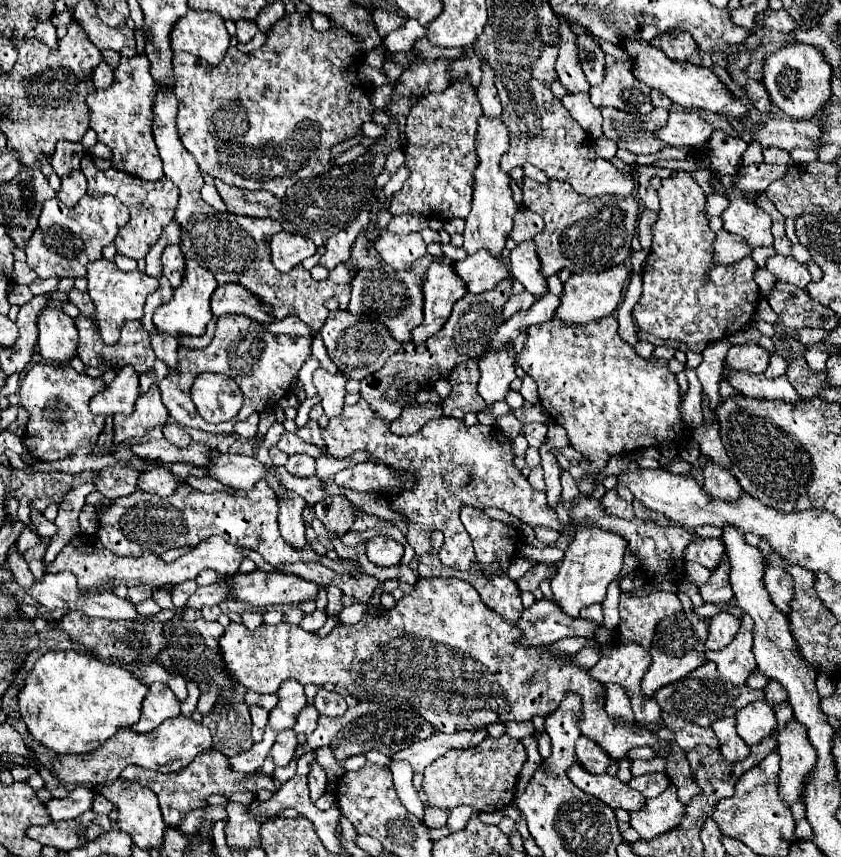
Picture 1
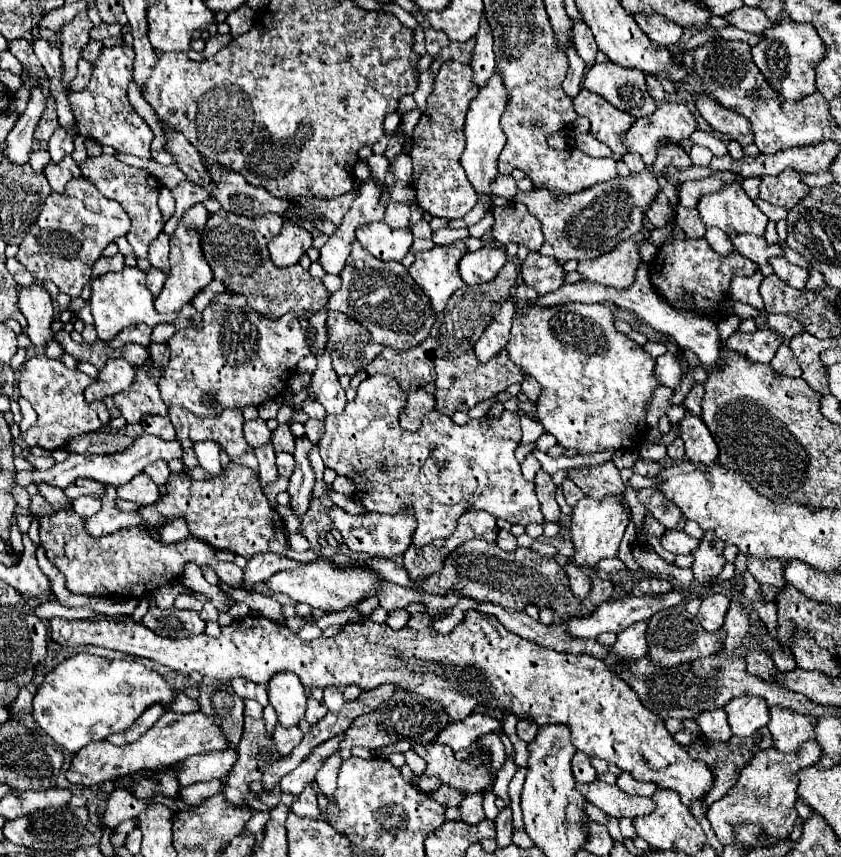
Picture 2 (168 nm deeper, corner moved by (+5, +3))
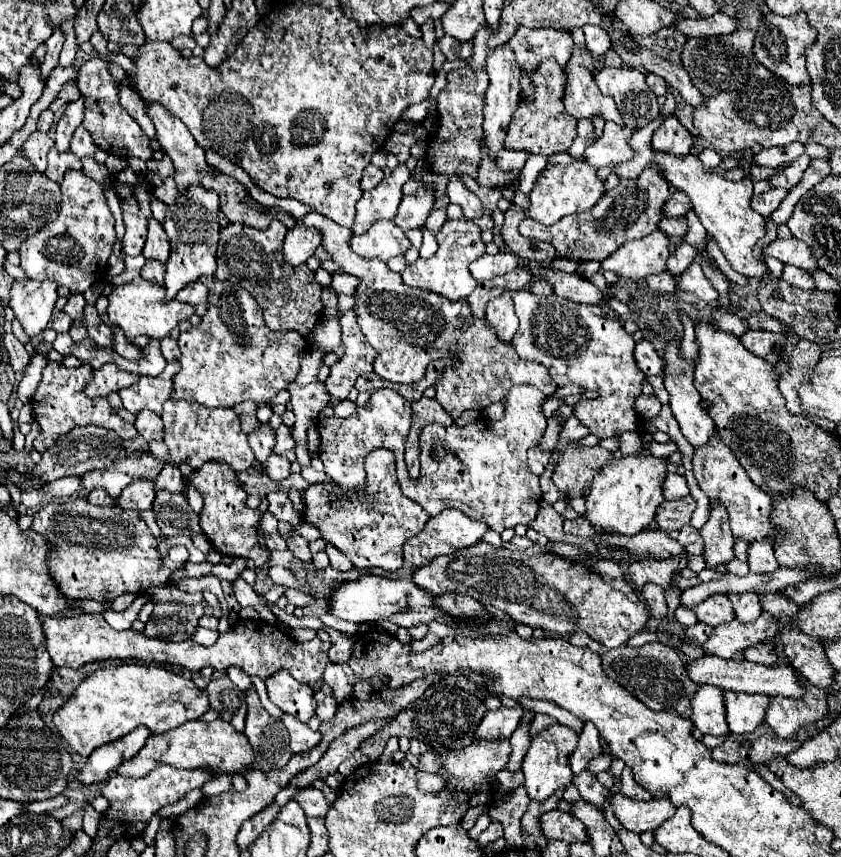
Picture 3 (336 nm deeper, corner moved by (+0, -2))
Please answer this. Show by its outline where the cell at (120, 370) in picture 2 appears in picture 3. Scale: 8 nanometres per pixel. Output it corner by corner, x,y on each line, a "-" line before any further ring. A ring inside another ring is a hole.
105,363
101,369
93,371
93,381
87,383
85,395
87,397
105,397
111,391
119,391
119,389
125,389
127,385
133,385
137,379
139,379
139,375
121,371
113,363

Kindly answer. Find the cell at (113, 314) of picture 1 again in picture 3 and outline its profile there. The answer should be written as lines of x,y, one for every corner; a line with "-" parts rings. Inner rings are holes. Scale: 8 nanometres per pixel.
141,277
119,285
109,295
109,307
107,307
111,323
123,329
125,337
131,341
139,335
147,335
149,339
163,339
171,333
173,327
177,327
181,321
189,321
189,317
195,313
195,307
189,303
181,303
177,299
165,301
163,299
163,287
151,281
145,281

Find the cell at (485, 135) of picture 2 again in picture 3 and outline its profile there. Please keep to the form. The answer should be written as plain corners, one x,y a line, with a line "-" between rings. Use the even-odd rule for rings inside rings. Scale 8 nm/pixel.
507,43
499,45
499,47
491,47
489,53
487,53
487,61
485,61
485,71
491,79
489,83
489,89
485,93
485,109
483,109
483,115
485,115
485,121
483,121
483,131
485,131
485,137
487,137
487,147
489,147
489,155
495,157
501,149
503,149
503,137
505,137
505,125
509,125
517,105
519,105
519,91
521,91
521,85
519,85
519,79
521,79
521,69
515,61
515,53
511,51
511,47

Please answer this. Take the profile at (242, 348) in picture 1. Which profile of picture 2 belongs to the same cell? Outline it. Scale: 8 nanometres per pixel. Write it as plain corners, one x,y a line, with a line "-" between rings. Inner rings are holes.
236,294
220,296
220,300
214,300
204,310
202,326
178,330
168,340
168,348
170,348
170,362
164,368
162,378
158,382
162,400
166,402
166,406
180,406
202,418
222,414
228,408
242,410
244,406
250,406
250,404
260,406
266,400
280,398
288,388
288,380
296,372
298,360
310,354
308,342
306,342
306,330
300,326
298,318
292,316
292,312
284,314
282,318
270,320
270,318
260,316
252,308
248,308
246,300
-
206,394
218,394
218,408
214,410
206,408
204,404

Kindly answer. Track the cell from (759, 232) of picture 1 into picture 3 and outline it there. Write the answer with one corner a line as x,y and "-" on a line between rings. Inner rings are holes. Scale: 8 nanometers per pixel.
655,151
653,157
653,165
661,171
663,179
675,187
677,191
685,193
691,199
693,211
699,215
701,223
705,225
707,233
711,237
717,239
723,255
727,257
727,261
731,263
731,267
745,275
745,277
755,277
759,281
763,281
765,275
769,275
769,269
765,267
765,263
761,263
759,259
753,257
751,247
765,237
765,219
751,209
749,199
753,195
753,180
769,179
773,175
781,173
790,163
783,163
776,168
752,165
750,175
743,181
729,181
717,173
709,173
701,161
695,155
685,155
685,157
677,157
677,155
669,155
669,153
659,153

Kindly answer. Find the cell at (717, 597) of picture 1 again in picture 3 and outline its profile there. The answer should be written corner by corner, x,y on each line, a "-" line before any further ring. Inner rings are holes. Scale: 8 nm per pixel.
719,503
713,507
709,521
703,525
699,535
705,541
705,563
709,569
715,569
717,565
723,565
731,561
733,555
733,535
729,529
729,519
725,513
725,507

